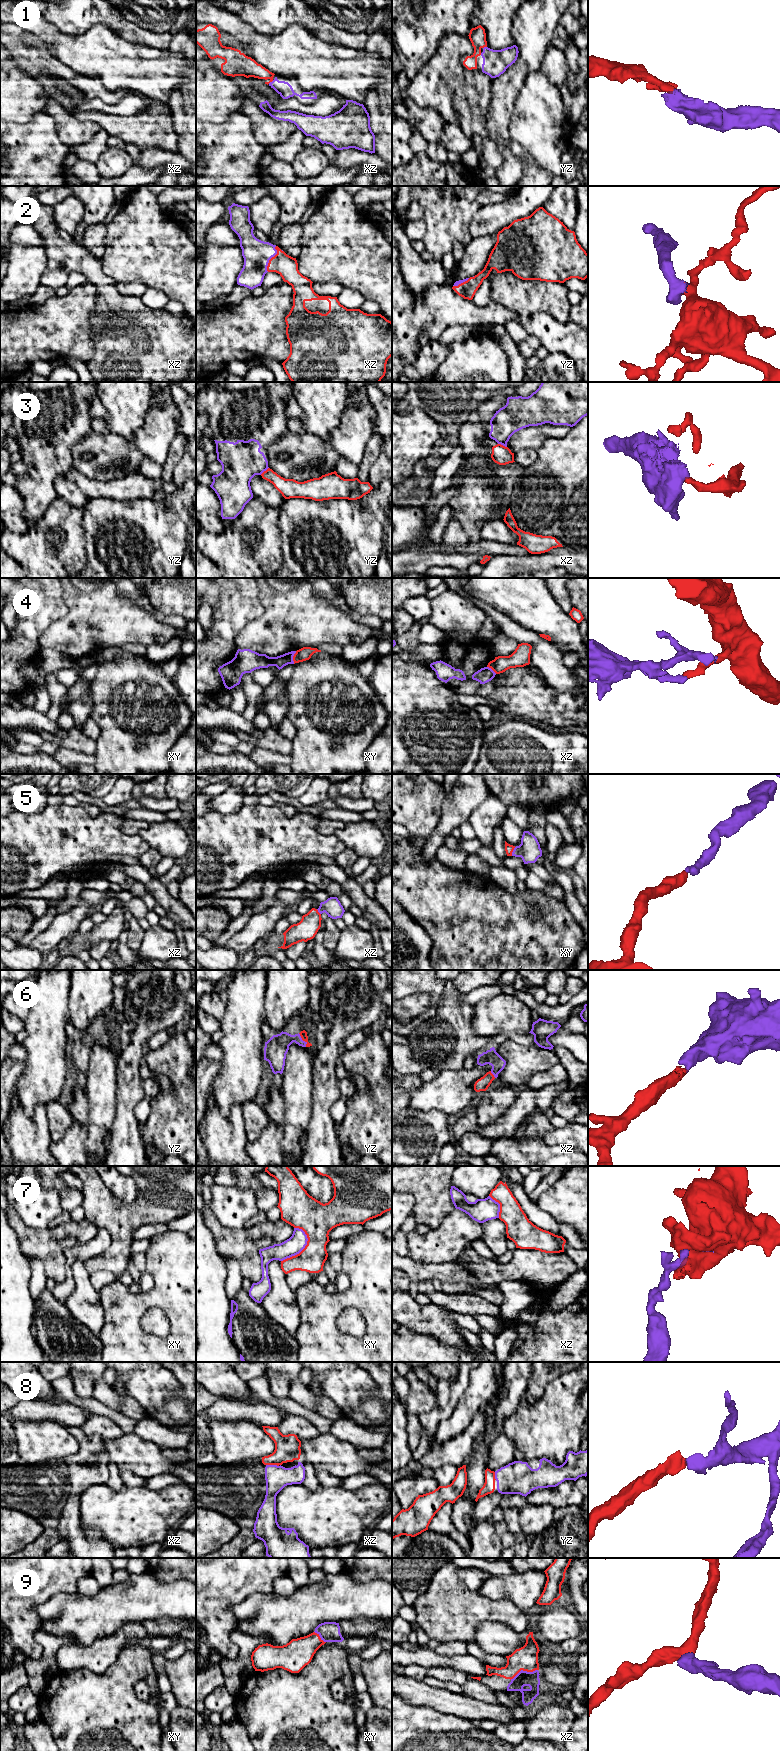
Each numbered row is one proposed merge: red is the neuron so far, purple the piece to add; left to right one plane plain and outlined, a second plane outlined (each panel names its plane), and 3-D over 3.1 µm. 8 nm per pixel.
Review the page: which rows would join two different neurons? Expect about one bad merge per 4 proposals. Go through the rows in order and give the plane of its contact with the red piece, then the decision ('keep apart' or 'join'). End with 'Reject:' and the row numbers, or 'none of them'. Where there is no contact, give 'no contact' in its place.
1: xz | join
2: xz | join
3: xz | keep apart
4: xy | keep apart
5: xy | join
6: yz | join
7: xy | keep apart
8: xz | join
9: xz | join
Reject: 3, 4, 7

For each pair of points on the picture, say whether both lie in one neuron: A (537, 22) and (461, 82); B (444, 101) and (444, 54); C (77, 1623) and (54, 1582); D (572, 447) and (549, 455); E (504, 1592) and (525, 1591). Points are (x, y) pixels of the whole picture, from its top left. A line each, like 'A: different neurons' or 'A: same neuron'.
A: different neurons
B: same neuron
C: different neurons
D: same neuron
E: same neuron

